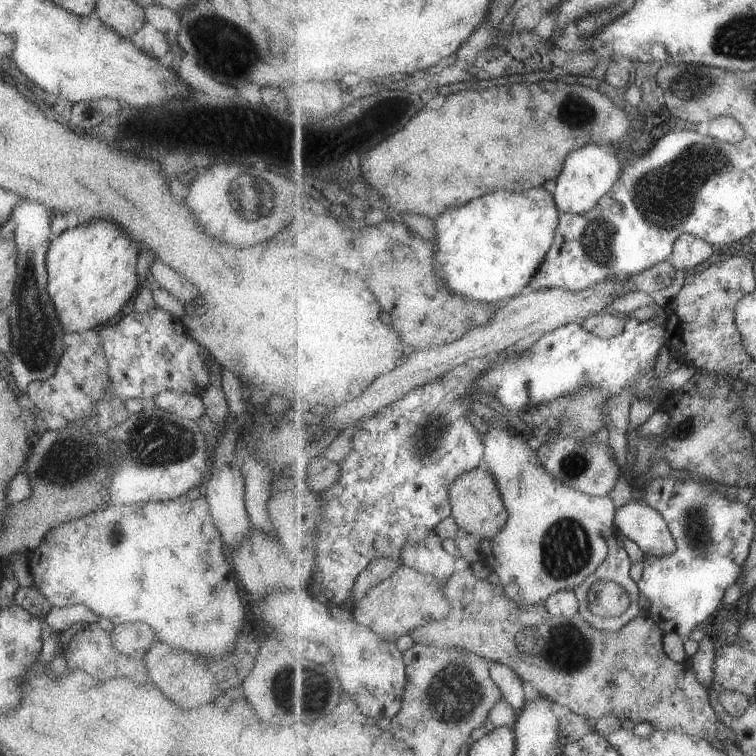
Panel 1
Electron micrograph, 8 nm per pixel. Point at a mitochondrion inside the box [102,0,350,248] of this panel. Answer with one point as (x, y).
(222, 45)

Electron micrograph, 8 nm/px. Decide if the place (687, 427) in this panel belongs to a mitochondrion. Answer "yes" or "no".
yes

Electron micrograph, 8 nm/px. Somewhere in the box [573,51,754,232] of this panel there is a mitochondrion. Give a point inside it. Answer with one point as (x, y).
(693, 83)

